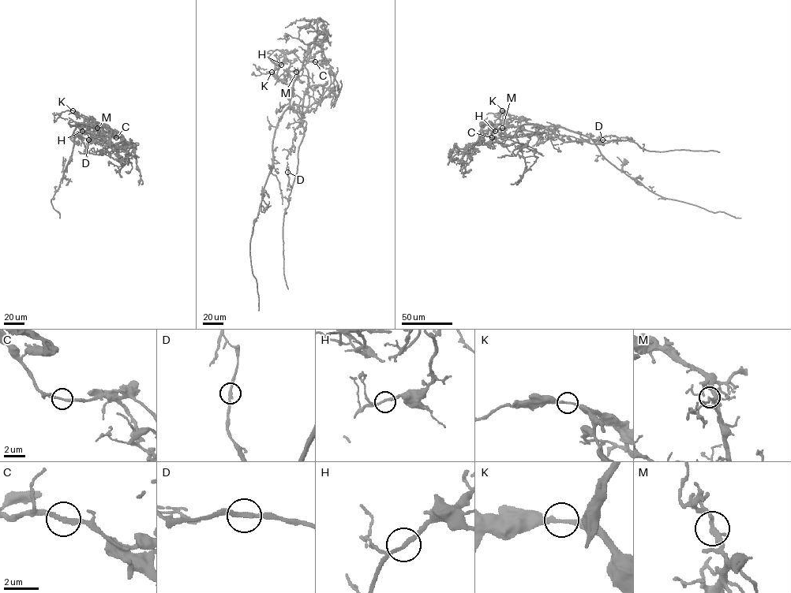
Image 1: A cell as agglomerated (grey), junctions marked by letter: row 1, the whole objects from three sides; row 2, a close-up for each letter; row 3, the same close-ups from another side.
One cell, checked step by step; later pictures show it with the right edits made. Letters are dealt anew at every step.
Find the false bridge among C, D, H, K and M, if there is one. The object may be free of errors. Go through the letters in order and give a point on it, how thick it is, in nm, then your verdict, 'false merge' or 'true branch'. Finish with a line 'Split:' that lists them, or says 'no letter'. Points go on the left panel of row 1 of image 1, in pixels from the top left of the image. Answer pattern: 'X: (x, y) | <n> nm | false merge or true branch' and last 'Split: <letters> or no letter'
C: (116, 137) | 240 nm | false merge
D: (88, 139) | 240 nm | true branch
H: (82, 131) | 220 nm | true branch
K: (73, 110) | 220 nm | true branch
M: (97, 128) | 240 nm | true branch
Split: C

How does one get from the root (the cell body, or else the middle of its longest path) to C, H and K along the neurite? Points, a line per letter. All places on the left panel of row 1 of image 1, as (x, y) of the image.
C: (73, 134), (77, 126), (89, 128), (94, 124), (107, 132), (103, 129), (106, 124), (116, 137)
H: (73, 134), (77, 126), (84, 126), (92, 136), (92, 121), (88, 117), (91, 124), (86, 123), (82, 131)
K: (73, 134), (77, 126), (84, 126), (92, 136), (93, 124), (90, 119), (73, 110)

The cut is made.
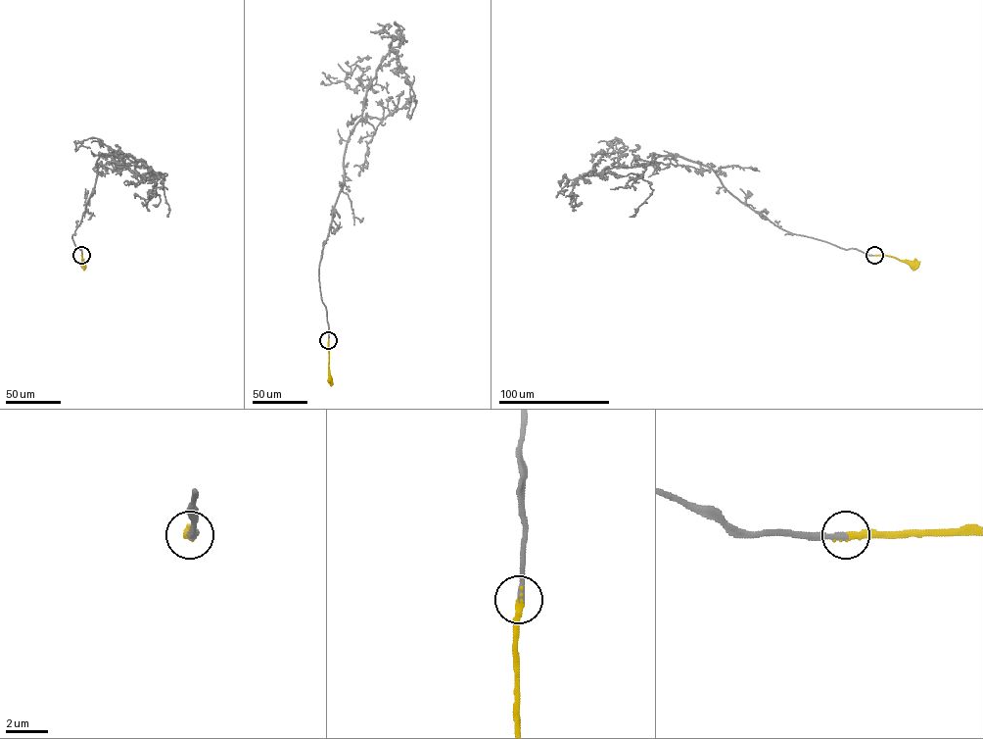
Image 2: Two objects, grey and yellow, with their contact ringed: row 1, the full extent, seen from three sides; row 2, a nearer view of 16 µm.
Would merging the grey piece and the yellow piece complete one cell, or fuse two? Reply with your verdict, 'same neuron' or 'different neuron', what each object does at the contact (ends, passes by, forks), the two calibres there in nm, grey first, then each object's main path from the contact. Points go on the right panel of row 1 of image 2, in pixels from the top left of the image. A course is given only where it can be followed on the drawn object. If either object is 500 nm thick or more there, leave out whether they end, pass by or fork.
same neuron; grey ends; yellow ends; calibres 280 and 280 nm; course grey (874, 255), (779, 228), (733, 197), (713, 171), (677, 156), (577, 178), (572, 204), (582, 202); course yellow (874, 255), (890, 256), (913, 264)

